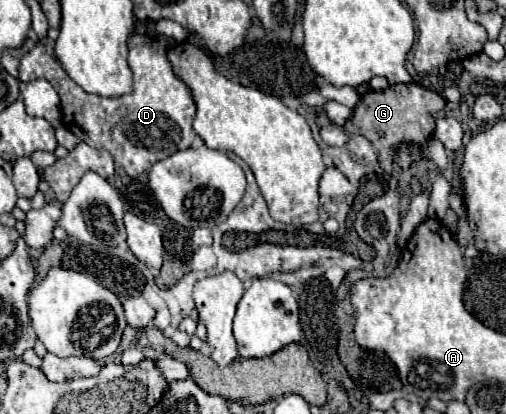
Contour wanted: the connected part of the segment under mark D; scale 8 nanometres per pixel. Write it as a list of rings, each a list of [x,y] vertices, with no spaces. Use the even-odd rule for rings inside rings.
[[[131,35],[127,61],[135,77],[135,93],[119,99],[103,99],[99,95],[85,93],[77,83],[71,81],[61,63],[51,57],[41,43],[37,43],[37,47],[21,59],[19,79],[49,81],[61,97],[65,127],[79,135],[87,145],[111,151],[115,163],[121,165],[129,177],[139,177],[157,161],[173,155],[175,151],[187,149],[193,143],[195,131],[191,125],[195,117],[195,101],[191,89],[175,75],[167,59],[167,51],[153,37]],[[167,117],[173,123],[167,123]],[[141,141],[145,141],[145,145]]]

